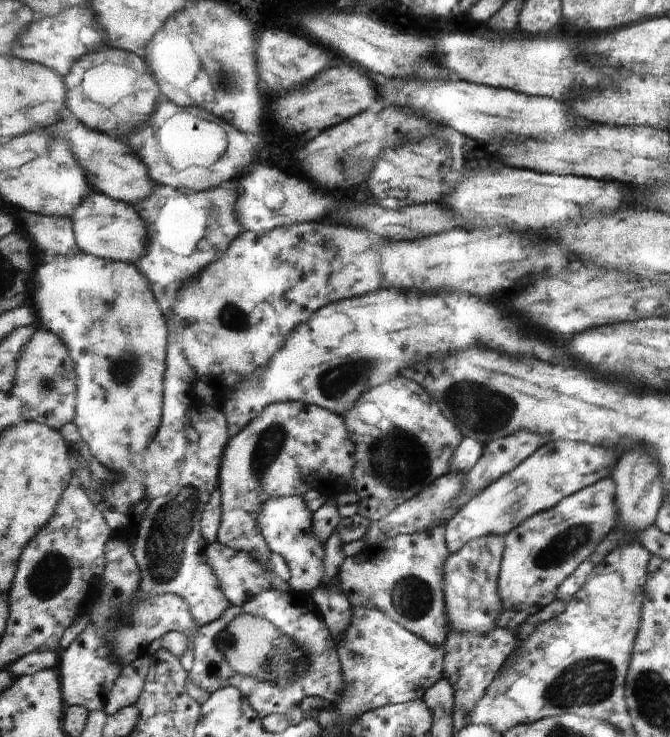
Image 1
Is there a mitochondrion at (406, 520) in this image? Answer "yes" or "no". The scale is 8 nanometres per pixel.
no

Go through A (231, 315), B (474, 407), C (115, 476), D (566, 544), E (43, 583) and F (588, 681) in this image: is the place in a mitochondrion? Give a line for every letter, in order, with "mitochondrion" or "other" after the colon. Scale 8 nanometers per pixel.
A: mitochondrion
B: mitochondrion
C: other
D: mitochondrion
E: mitochondrion
F: mitochondrion

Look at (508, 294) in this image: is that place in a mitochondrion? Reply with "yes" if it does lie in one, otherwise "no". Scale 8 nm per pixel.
no

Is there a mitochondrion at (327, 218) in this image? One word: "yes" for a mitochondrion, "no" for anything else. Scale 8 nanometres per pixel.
no

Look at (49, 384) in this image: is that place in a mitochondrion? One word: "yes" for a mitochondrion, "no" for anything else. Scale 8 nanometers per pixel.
yes

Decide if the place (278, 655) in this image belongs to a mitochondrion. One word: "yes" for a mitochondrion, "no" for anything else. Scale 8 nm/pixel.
yes

